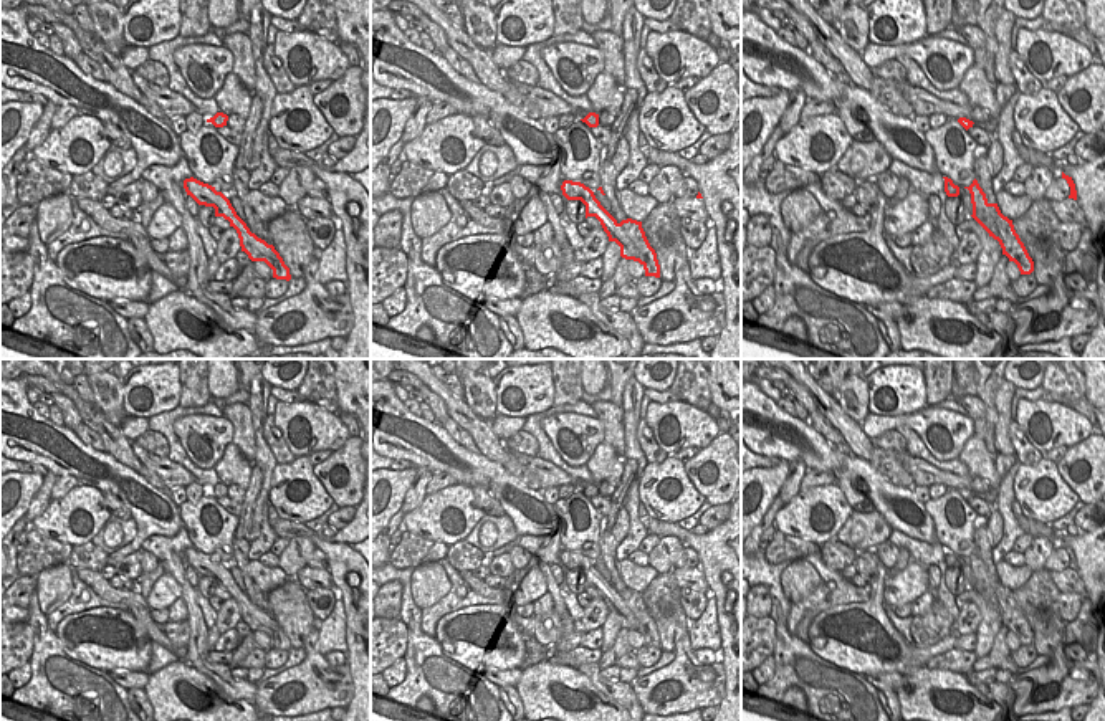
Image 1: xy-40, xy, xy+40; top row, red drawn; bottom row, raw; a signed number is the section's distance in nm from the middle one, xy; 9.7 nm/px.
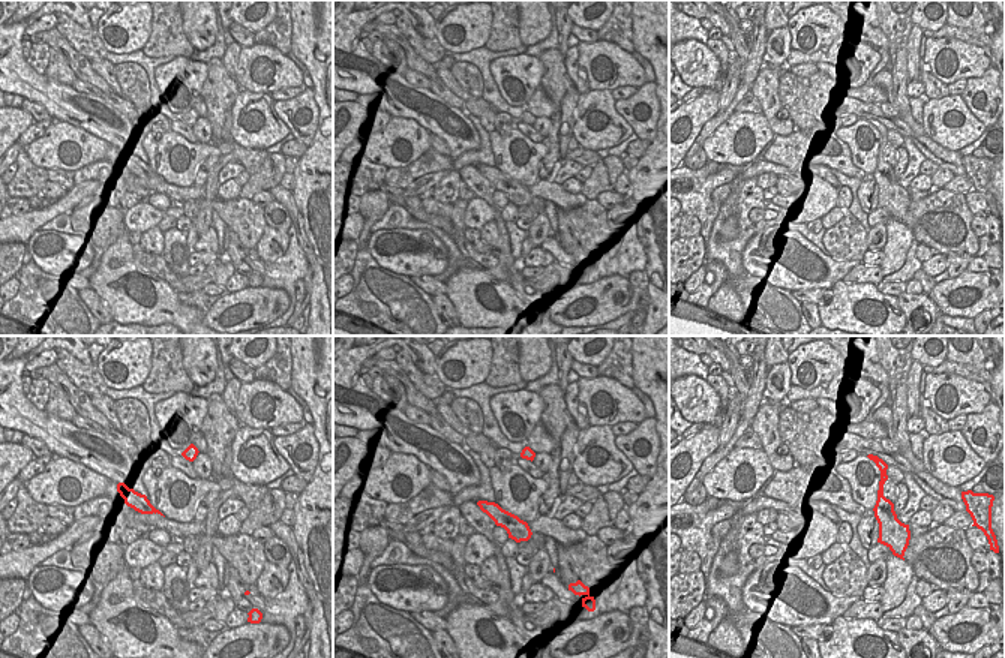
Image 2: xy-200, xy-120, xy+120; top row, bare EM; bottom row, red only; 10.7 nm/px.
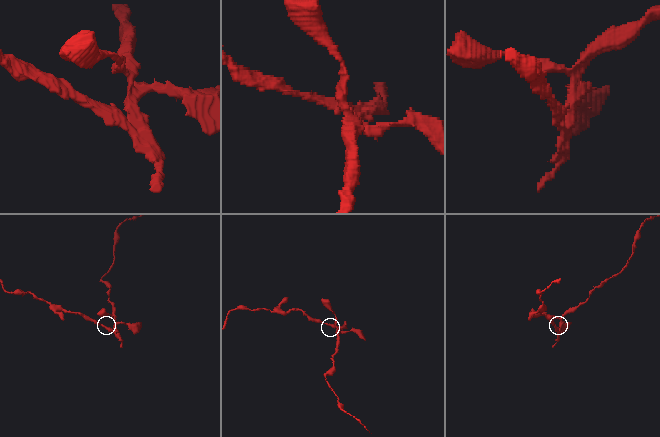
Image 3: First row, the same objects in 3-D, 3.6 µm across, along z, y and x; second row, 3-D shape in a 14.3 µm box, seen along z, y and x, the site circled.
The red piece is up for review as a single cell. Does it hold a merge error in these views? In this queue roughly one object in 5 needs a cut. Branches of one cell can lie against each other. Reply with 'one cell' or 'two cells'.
two cells

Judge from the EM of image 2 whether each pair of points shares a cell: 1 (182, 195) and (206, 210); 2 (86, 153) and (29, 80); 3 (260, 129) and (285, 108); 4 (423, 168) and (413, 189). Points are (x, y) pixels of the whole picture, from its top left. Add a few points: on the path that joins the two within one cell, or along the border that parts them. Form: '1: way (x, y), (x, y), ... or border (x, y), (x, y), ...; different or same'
1: border (204, 185), (203, 197); different
2: border (53, 119), (80, 126), (95, 135); different
3: border (275, 101), (276, 116), (291, 132); different
4: border (449, 170), (426, 173), (414, 180); different

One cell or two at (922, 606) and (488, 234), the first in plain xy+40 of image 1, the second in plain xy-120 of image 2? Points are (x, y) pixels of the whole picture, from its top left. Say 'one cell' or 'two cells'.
one cell

